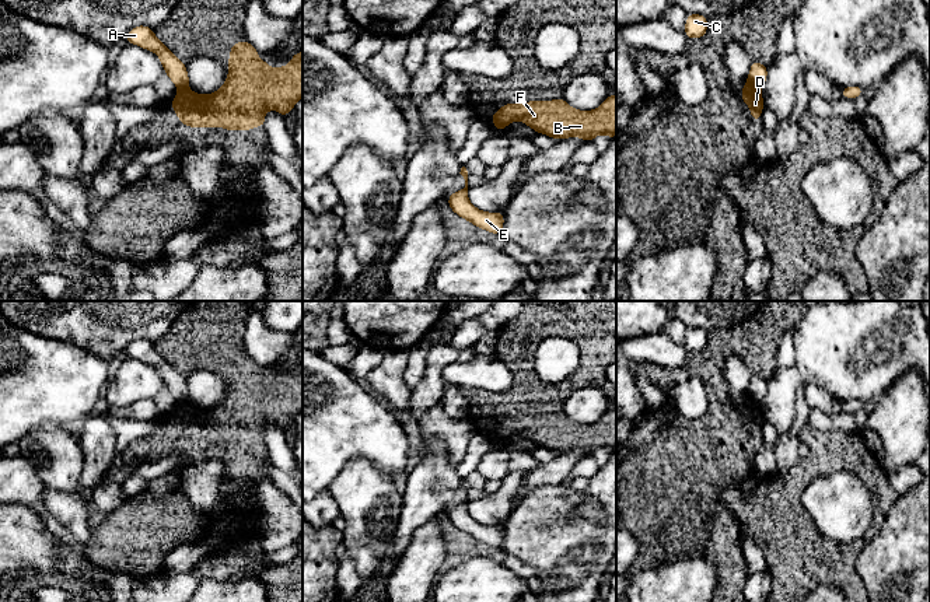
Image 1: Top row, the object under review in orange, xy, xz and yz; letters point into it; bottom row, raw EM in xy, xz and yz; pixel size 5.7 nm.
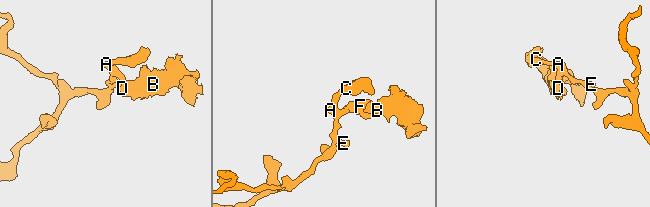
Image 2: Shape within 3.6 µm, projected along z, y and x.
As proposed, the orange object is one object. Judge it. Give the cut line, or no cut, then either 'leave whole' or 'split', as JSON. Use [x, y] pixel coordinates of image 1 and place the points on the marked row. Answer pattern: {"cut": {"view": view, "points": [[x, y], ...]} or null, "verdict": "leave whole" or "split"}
{"cut": {"view": "yz", "points": [[744, 87], [755, 93]]}, "verdict": "split"}

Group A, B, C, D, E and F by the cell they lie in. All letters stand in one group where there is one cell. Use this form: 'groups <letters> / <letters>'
groups A C E / B D F

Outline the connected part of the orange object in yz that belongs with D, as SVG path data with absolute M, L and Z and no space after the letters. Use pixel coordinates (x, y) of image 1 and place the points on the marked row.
M741 87L741 97L742 97L744 104L747 104L749 106L752 120L755 123L759 123L759 116L765 108L763 95L754 92L745 87Z

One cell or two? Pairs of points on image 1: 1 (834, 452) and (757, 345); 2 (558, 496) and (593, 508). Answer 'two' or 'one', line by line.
1: two
2: two

